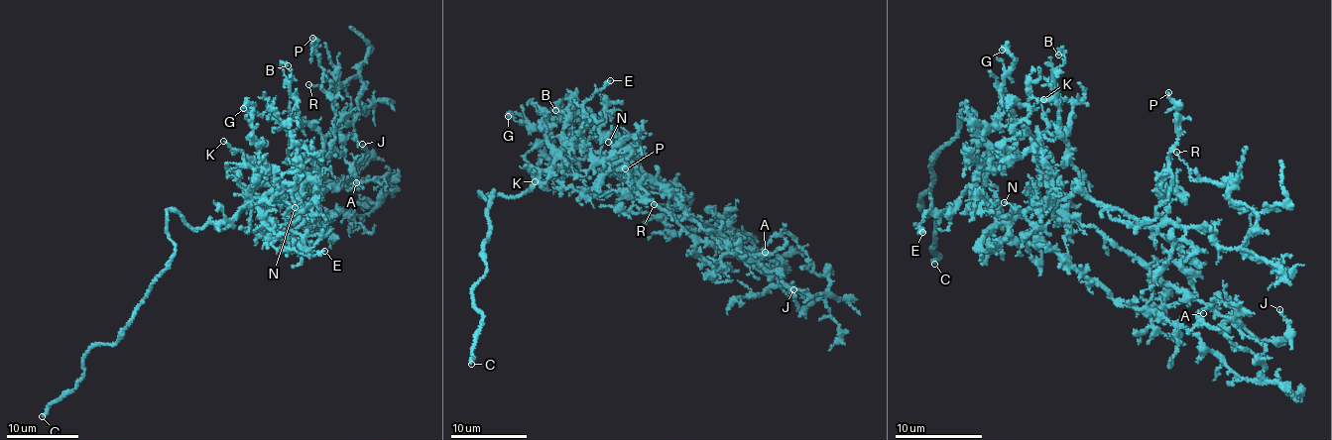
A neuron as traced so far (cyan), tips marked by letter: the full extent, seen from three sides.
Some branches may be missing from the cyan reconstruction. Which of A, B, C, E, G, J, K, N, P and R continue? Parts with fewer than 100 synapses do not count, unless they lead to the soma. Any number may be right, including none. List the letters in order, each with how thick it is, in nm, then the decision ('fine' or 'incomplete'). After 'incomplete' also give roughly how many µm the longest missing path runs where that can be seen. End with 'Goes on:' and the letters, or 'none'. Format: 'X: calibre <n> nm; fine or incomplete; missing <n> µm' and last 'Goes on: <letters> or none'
A: calibre 80 nm; fine
B: calibre 180 nm; fine
C: calibre 280 nm; incomplete; missing 80 µm
E: calibre 360 nm; fine
G: calibre 300 nm; fine
J: calibre 120 nm; fine
K: calibre 140 nm; fine
N: calibre 100 nm; fine
P: calibre 150 nm; fine
R: calibre 140 nm; fine
Goes on: C

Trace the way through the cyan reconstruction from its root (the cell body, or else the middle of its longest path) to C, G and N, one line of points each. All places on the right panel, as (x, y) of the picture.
C: (979, 190), (988, 162), (964, 110), (920, 200), (935, 217), (934, 264)
G: (979, 190), (978, 177), (988, 162), (985, 133), (1015, 118), (1002, 94), (1003, 76), (1014, 58), (1002, 50)
N: (979, 190), (1003, 221), (1025, 212), (1004, 202)

